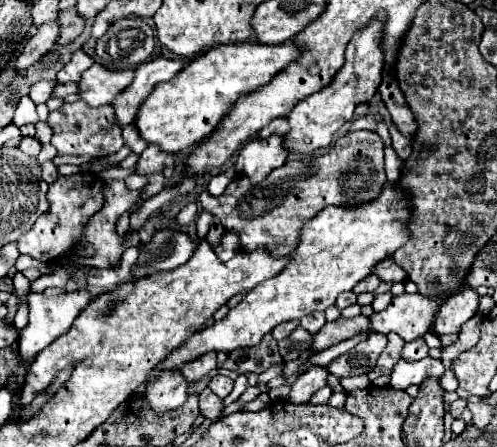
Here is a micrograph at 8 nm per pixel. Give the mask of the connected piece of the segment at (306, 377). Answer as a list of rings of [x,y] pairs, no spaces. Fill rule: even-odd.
[[[312,367],[312,369],[308,369],[292,385],[292,391],[290,391],[288,401],[290,403],[296,403],[296,405],[298,403],[306,403],[318,389],[322,389],[326,385],[326,377],[328,377],[328,371],[324,367]]]

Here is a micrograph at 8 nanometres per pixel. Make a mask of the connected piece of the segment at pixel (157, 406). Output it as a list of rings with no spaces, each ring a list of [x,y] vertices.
[[[166,369],[146,385],[146,395],[154,411],[172,411],[188,397],[188,381],[180,369]]]

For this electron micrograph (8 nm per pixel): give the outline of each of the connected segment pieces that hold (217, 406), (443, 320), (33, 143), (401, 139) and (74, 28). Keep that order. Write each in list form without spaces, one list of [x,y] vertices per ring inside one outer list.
[[[208,387],[200,393],[200,411],[205,418],[213,421],[222,413],[222,399],[214,395]]]
[[[462,289],[458,295],[446,299],[436,315],[434,327],[438,335],[460,333],[460,327],[472,319],[478,311],[478,293],[474,289]]]
[[[24,137],[24,139],[22,139],[22,143],[20,143],[20,149],[22,149],[26,155],[36,157],[36,155],[40,153],[42,145],[40,145],[40,141],[38,141],[38,139],[34,139],[34,137]]]
[[[394,125],[389,127],[389,133],[395,152],[403,161],[407,160],[412,152],[411,140],[402,135]]]
[[[70,7],[66,11],[60,11],[60,17],[58,19],[62,23],[62,31],[58,35],[58,43],[60,45],[72,43],[84,31],[84,27],[86,27],[86,21],[78,15],[76,7]]]

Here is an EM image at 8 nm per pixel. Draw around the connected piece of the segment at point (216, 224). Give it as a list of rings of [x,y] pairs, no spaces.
[[[213,216],[210,230],[205,237],[206,241],[208,241],[212,248],[216,247],[218,243],[220,243],[220,237],[223,232],[224,227],[222,226],[221,221],[216,216]]]

